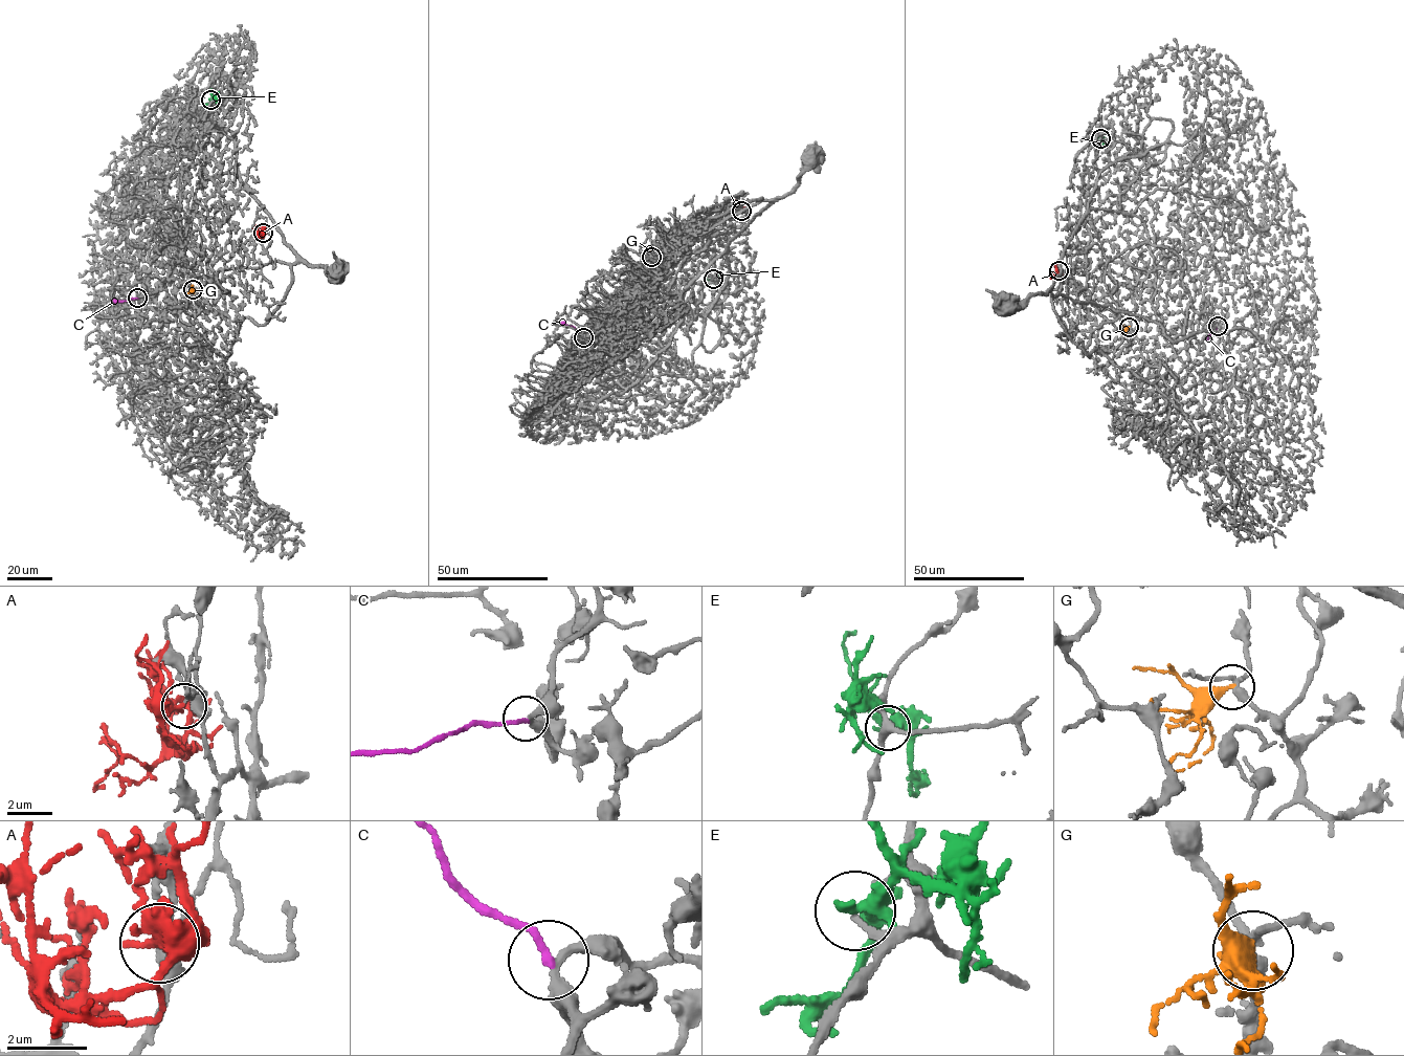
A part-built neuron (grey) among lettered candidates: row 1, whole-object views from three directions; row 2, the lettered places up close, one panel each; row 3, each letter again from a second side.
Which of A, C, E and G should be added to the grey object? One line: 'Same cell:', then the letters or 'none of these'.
Same cell: none of these

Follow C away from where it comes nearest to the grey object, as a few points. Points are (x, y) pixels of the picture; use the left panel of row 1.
C: (137, 298), (127, 301), (113, 300)

